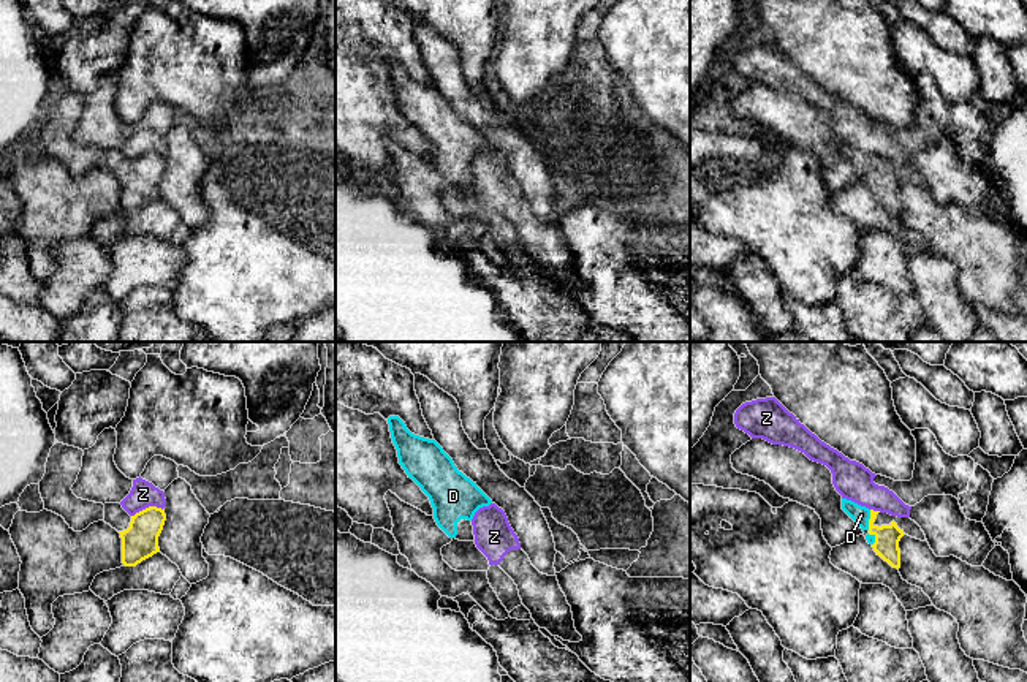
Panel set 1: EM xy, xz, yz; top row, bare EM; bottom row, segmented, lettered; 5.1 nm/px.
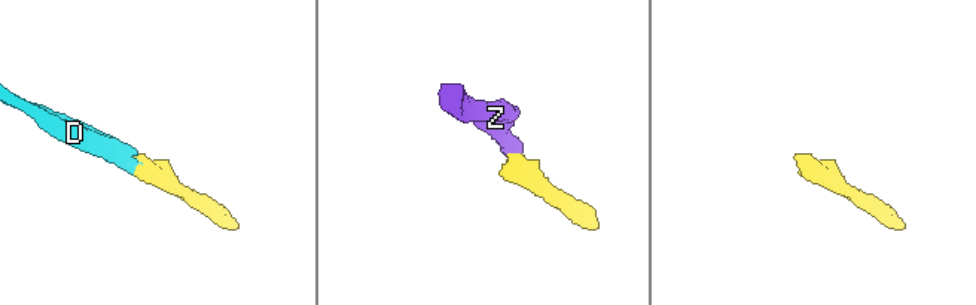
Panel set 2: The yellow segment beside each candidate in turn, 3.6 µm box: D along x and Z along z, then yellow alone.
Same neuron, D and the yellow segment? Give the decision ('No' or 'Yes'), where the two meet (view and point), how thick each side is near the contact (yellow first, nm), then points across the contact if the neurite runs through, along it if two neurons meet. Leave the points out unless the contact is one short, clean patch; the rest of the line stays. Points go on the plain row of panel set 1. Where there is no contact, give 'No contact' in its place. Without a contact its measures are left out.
Yes. Touches yellow at yz (869, 165). Thickness 130 nm (yellow) against 90 nm. Path across: yz (886, 182), (869, 165), (861, 160)

